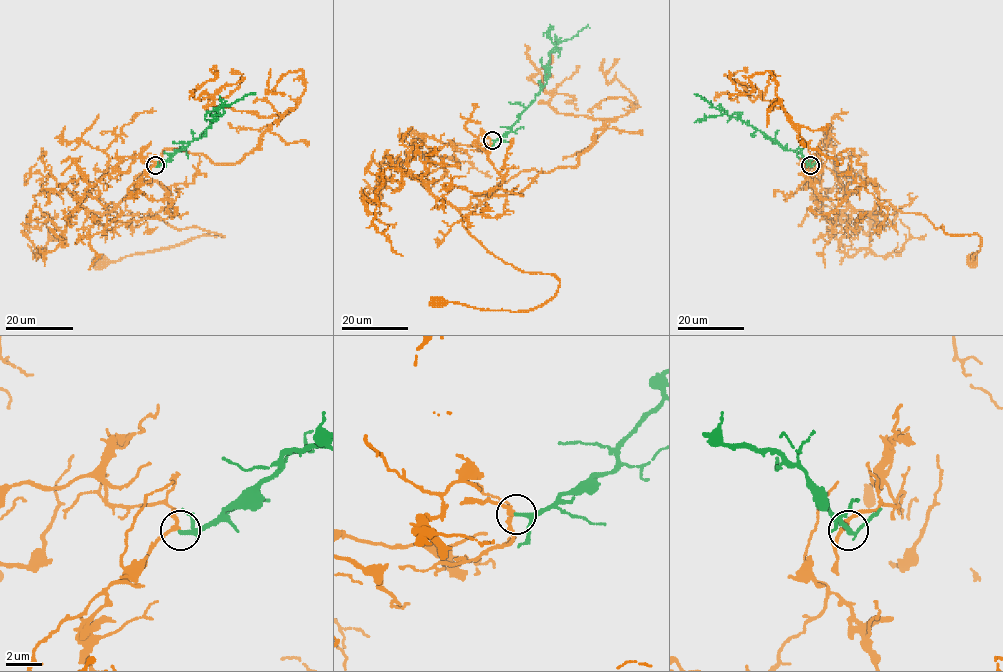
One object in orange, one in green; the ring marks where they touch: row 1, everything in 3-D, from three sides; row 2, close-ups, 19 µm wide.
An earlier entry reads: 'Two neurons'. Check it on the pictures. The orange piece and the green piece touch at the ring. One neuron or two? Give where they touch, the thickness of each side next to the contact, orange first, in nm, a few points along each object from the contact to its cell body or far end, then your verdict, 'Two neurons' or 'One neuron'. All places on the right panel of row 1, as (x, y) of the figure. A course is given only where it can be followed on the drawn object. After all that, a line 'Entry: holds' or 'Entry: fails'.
Place: (810, 165). Thickness 200 nm (orange) against 140 nm. Course of orange: (810, 165), (816, 155), (807, 186), (823, 214), (870, 212), (885, 200), (951, 235), (977, 234), (973, 261). Course of green: (810, 165), (800, 154), (785, 150), (738, 117), (713, 107), (698, 94). Two neurons
Entry: holds

